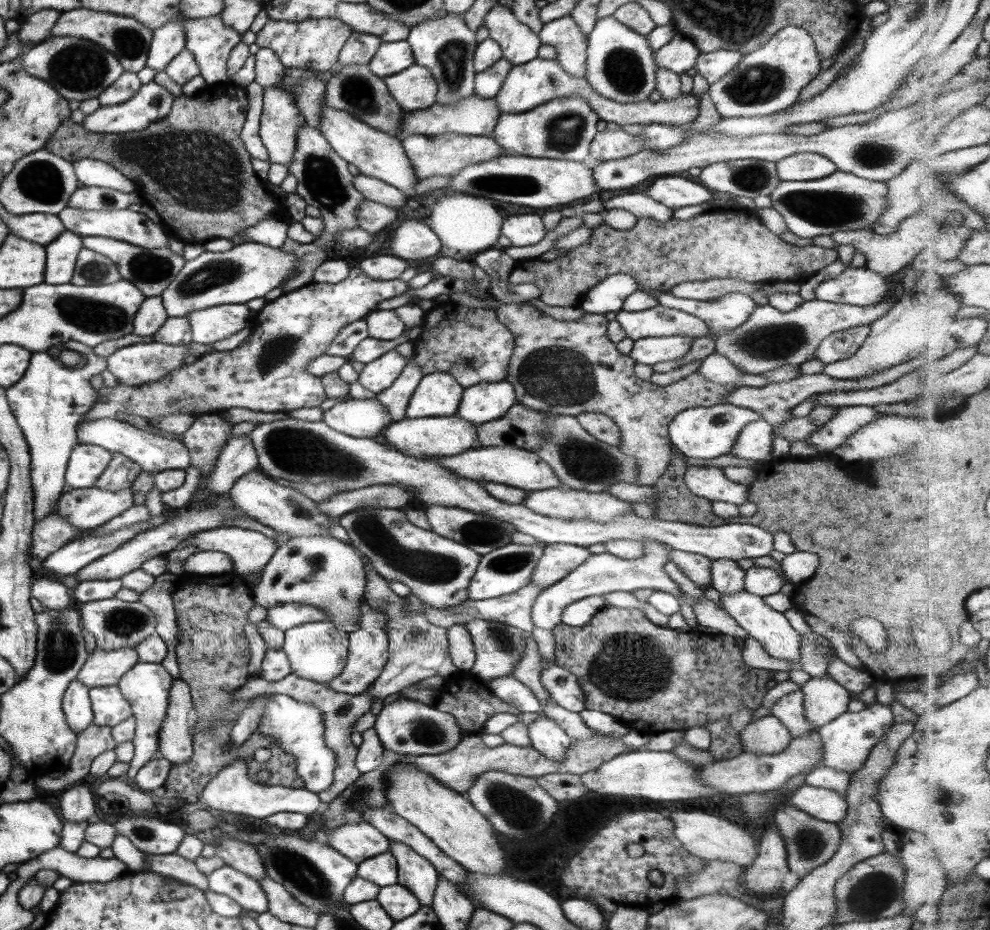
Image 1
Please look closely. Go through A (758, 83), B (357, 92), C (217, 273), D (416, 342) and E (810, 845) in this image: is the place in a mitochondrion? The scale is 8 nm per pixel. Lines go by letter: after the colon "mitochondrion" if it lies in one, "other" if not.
A: mitochondrion
B: mitochondrion
C: mitochondrion
D: other
E: mitochondrion

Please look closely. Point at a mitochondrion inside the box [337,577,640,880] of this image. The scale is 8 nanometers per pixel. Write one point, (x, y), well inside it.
(507, 800)

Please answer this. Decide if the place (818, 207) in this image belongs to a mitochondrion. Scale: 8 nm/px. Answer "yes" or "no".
yes

